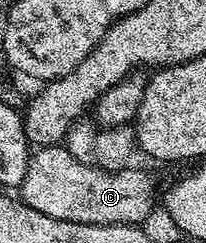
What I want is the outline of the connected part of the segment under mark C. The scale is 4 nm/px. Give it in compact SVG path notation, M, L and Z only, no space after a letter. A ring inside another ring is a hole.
M63 144L42 145L32 153L25 182L19 190L27 190L25 196L31 196L29 206L35 209L35 204L39 204L41 213L61 221L71 221L75 208L83 208L79 224L142 225L155 208L155 180L139 166L110 172L75 158ZM75 200L83 200L83 204L75 204Z

